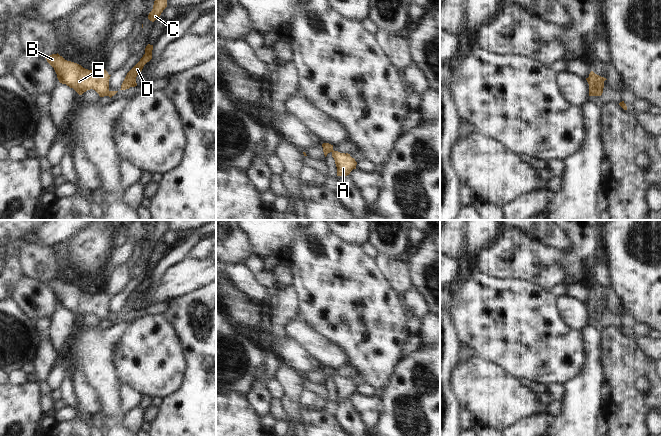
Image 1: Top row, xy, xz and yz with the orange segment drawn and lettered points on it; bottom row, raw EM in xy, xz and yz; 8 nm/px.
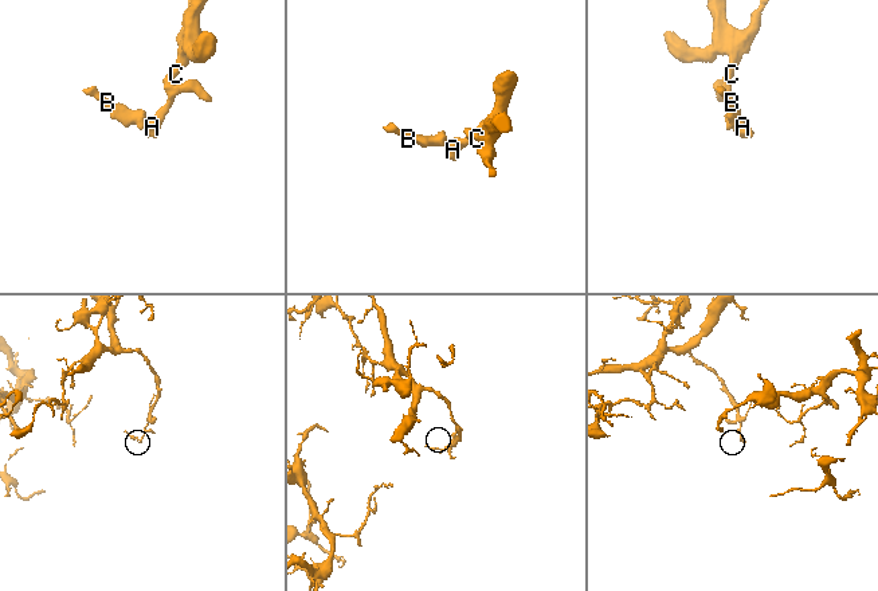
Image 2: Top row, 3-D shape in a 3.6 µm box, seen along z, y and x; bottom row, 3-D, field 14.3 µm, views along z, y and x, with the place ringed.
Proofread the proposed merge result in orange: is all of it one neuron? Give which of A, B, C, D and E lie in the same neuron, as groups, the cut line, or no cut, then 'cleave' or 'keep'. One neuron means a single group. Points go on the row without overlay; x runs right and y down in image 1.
A C D / B E | yz (602, 313), (599, 313), (594, 319) | cleave

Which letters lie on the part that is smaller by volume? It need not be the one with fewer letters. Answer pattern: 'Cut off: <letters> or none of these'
Cut off: B, E

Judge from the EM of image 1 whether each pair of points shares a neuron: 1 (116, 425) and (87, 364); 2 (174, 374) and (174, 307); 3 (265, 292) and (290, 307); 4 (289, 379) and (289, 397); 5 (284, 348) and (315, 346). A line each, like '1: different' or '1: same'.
1: same
2: different
3: different
4: same
5: different

